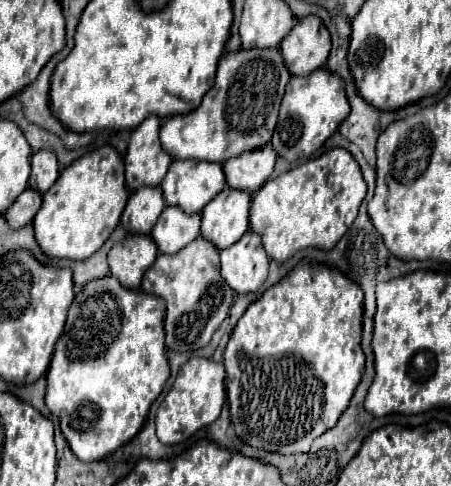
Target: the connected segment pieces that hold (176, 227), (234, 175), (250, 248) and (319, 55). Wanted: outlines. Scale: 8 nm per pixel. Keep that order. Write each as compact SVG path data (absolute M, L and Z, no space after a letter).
M167 205L165 213L157 219L153 227L153 241L157 243L161 253L177 253L185 245L189 245L201 231L201 215L199 213L185 213L177 205Z
M273 145L243 151L241 155L223 163L227 185L233 189L245 189L249 193L255 193L273 173L275 159L277 153Z
M247 231L235 245L221 251L221 275L227 281L227 285L231 285L233 291L237 293L257 291L265 283L267 267L269 267L269 257L263 249L263 237L253 231Z
M307 15L297 21L289 35L279 45L291 75L309 75L325 67L331 37L317 15Z

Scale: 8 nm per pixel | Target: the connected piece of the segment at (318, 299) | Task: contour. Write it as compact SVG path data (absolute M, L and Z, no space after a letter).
M301 261L277 285L253 301L237 321L225 349L227 399L235 433L251 447L283 455L307 453L309 445L335 427L365 373L361 349L363 293L339 269Z

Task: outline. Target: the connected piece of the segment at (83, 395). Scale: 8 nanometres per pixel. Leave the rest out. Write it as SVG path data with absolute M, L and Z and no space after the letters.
M115 277L89 281L73 299L47 371L45 405L59 417L61 431L73 451L83 461L97 461L131 441L149 413L151 403L161 395L169 379L165 355L165 301L139 289L125 289Z

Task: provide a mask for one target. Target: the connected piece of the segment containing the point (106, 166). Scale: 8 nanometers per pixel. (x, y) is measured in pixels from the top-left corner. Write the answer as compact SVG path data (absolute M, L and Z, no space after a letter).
M103 145L65 167L55 185L43 195L43 205L33 219L35 239L49 257L87 259L115 231L127 199L123 157L111 145Z

